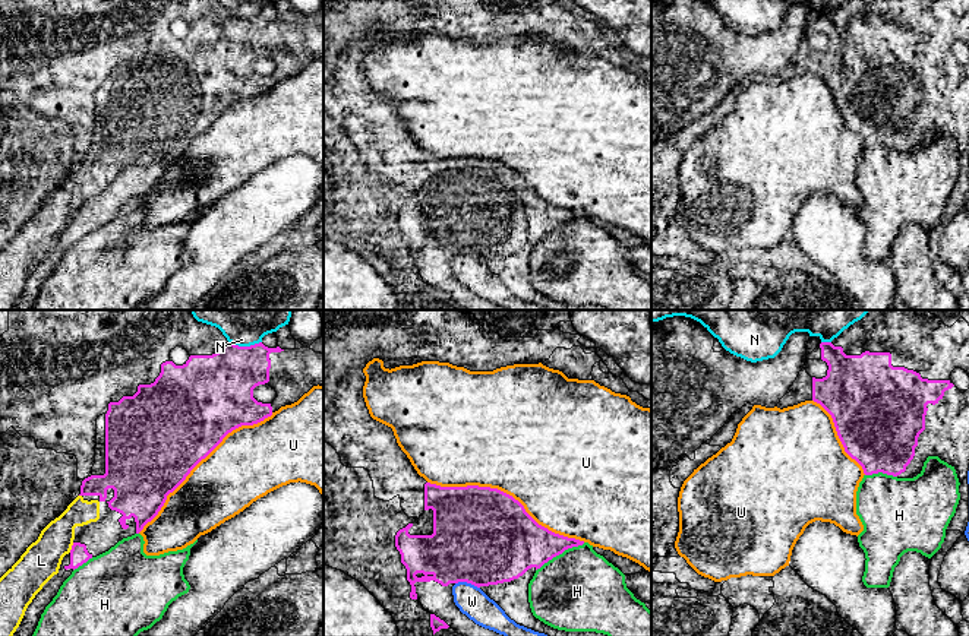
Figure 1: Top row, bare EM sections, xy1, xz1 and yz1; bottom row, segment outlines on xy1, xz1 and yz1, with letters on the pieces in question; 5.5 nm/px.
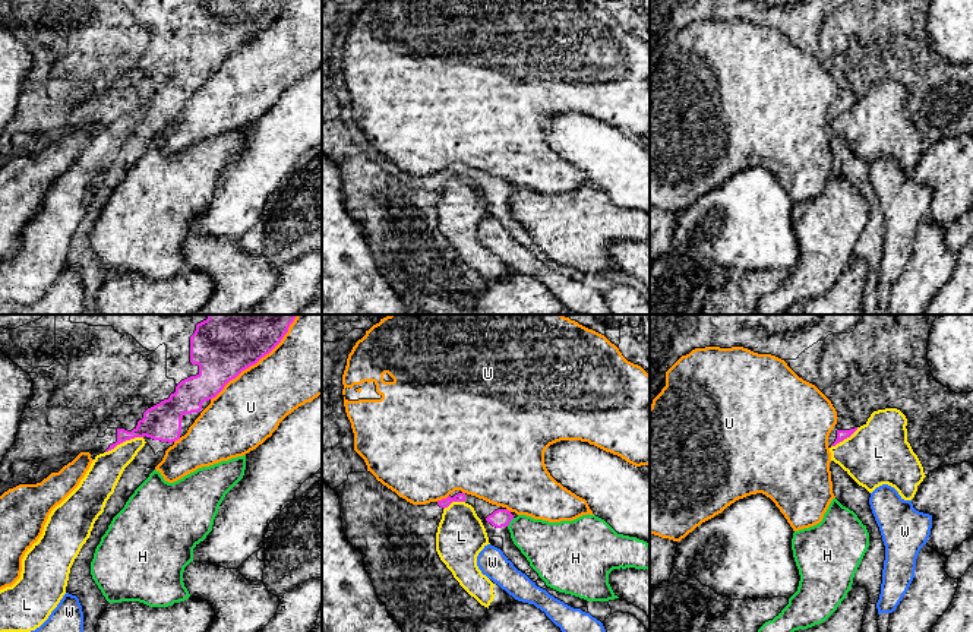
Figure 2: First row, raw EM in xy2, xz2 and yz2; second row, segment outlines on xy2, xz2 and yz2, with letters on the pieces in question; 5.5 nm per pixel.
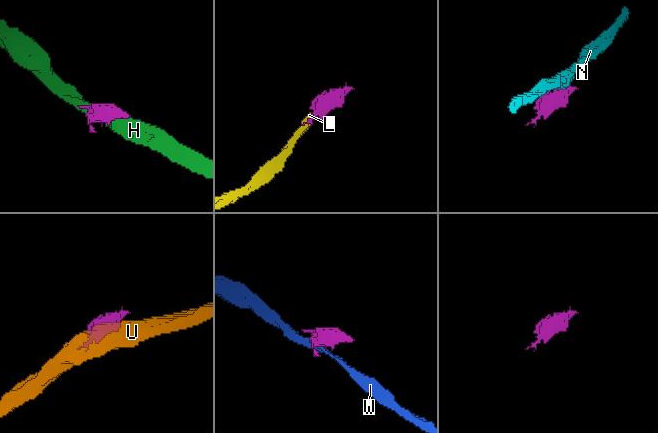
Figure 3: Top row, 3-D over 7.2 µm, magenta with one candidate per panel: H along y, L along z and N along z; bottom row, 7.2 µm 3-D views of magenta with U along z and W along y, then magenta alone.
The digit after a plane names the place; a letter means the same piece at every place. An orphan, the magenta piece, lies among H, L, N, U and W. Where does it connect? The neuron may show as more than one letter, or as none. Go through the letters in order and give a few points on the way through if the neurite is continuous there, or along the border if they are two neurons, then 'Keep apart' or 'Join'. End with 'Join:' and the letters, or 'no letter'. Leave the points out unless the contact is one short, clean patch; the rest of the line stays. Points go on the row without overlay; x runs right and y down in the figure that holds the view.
H: Keep apart
L: Join
N: Keep apart
U: Keep apart
W: Boundary: xz1 (455, 255), (470, 255), (479, 260). Keep apart
Join: L

